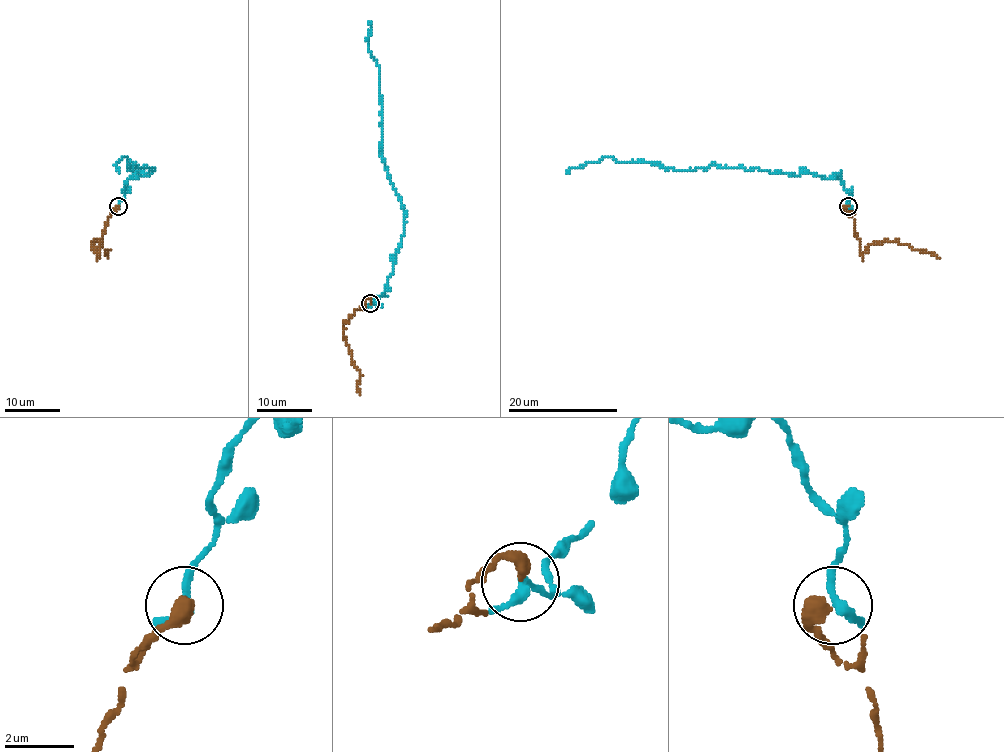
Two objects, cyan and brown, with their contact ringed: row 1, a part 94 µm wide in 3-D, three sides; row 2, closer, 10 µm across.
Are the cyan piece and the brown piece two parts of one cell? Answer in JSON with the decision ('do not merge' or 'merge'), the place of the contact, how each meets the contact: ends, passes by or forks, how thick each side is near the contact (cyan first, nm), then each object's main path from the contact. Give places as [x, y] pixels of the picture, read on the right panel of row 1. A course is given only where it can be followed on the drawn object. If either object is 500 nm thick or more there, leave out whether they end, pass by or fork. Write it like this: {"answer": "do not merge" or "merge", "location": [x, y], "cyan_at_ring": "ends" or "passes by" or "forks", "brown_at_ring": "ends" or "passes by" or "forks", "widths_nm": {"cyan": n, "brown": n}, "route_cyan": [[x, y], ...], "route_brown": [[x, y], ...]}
{"answer": "merge", "location": [848, 206], "cyan_at_ring": "passes by", "brown_at_ring": "ends", "widths_nm": {"cyan": 240, "brown": 480}, "route_cyan": [[848, 206], [850, 193], [837, 175], [712, 165], [677, 171], [605, 156], [567, 172]], "route_brown": [[848, 206], [844, 209], [852, 216], [862, 255], [869, 245], [889, 241], [939, 257]]}

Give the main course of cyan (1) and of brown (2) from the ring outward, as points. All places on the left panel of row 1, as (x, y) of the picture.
1: (118, 206), (125, 180), (152, 168), (136, 165), (130, 171), (124, 156), (115, 161), (118, 172)
2: (118, 206), (108, 216), (97, 255), (92, 245), (93, 241), (97, 242), (108, 250), (106, 253), (108, 257)

